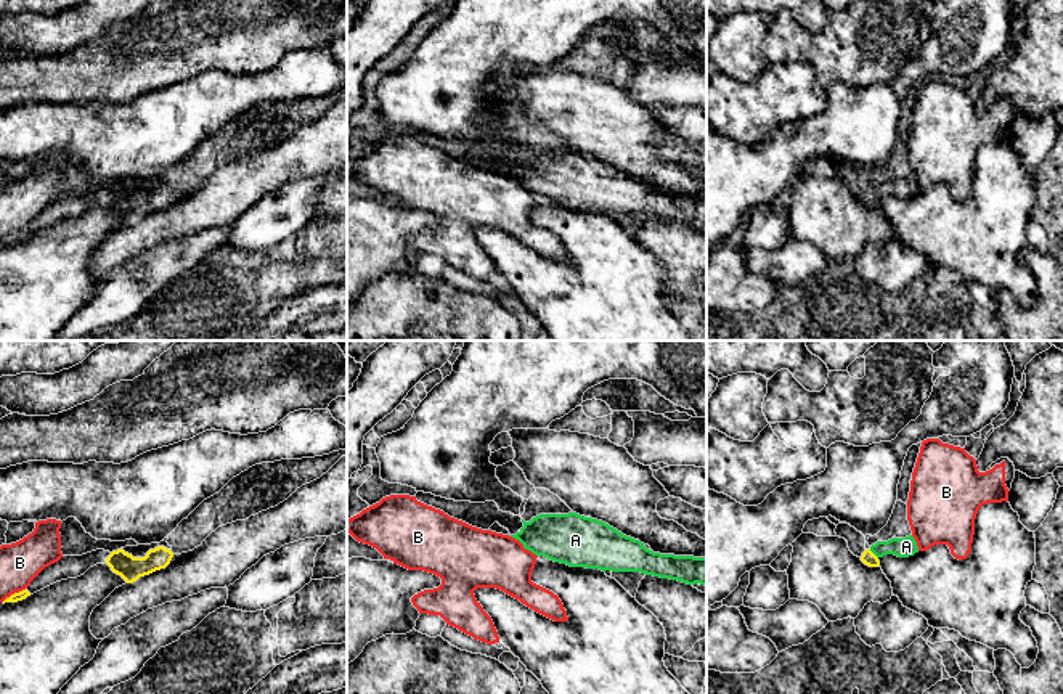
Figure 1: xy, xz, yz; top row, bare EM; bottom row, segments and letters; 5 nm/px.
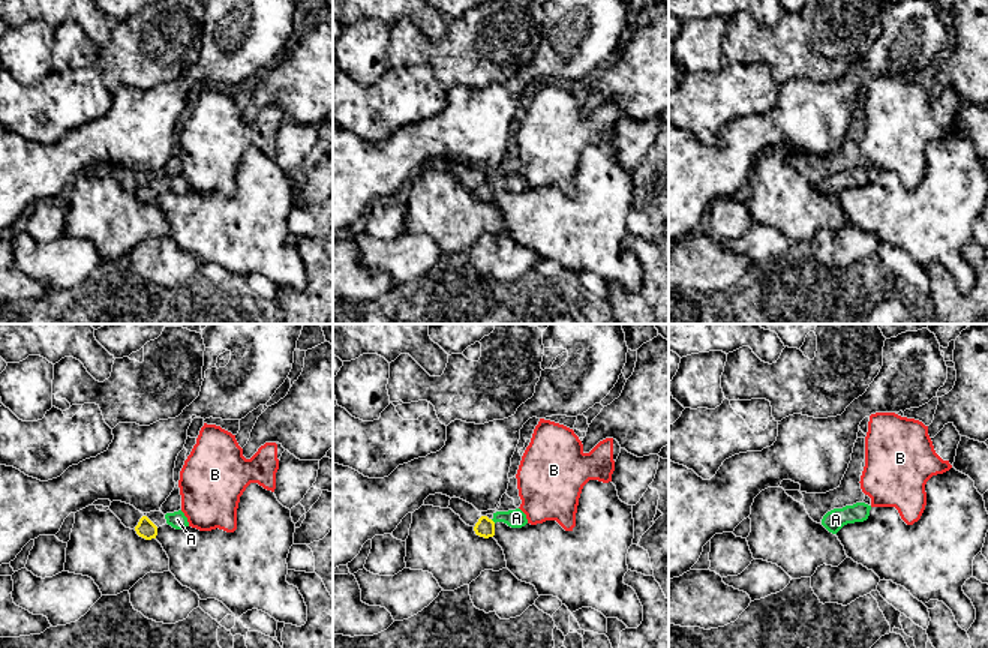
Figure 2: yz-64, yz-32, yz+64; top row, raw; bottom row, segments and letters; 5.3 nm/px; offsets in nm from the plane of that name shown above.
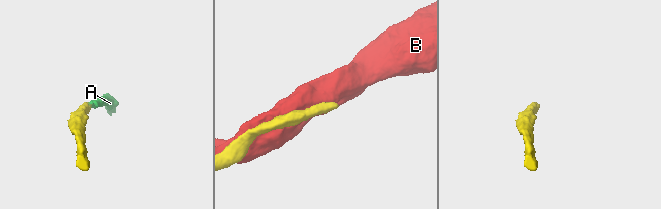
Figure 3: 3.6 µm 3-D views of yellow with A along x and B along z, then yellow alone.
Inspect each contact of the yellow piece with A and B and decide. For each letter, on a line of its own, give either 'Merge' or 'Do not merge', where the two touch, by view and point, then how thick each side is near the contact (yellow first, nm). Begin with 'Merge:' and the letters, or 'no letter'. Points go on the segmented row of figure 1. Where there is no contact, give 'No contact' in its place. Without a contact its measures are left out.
Merge: A
A: Merge. Touches yellow at yz (874, 555). Thickness 70 nm (yellow) against 100 nm
B: Do not merge. Touches yellow at xy (15, 593). Thickness 50 nm (yellow) against 200 nm

